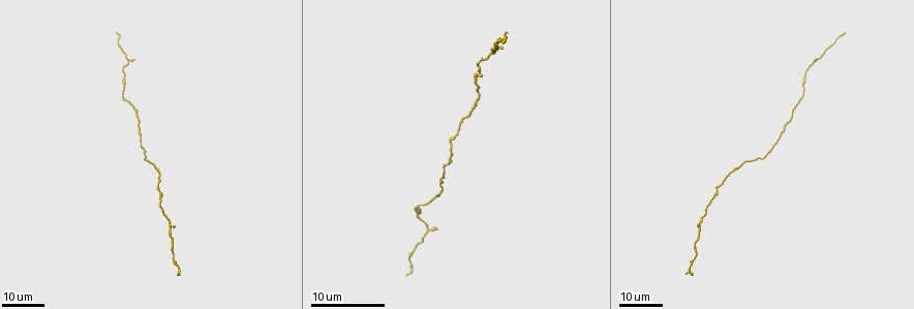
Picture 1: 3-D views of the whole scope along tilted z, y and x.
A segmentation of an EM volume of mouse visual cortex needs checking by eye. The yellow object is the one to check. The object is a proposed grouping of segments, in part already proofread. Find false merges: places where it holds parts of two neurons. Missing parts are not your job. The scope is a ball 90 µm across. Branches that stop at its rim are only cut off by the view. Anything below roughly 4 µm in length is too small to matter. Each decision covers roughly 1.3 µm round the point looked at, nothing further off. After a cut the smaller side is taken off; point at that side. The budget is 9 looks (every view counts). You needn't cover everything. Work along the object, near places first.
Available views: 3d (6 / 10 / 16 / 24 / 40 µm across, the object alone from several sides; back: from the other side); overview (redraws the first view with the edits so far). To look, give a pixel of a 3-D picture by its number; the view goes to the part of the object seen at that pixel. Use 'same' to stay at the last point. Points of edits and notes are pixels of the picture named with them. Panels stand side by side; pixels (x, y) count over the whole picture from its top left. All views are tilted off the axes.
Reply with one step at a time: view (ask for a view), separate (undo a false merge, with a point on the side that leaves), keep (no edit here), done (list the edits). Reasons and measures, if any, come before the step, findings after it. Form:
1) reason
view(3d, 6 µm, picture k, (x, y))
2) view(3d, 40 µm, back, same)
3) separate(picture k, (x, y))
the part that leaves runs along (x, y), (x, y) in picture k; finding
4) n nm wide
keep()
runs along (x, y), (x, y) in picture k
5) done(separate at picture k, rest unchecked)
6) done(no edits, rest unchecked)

view(3d, 16 µm, picture 1, (135, 116))

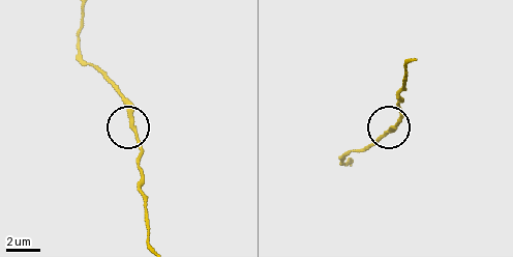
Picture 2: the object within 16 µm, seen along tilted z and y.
view(3d, 6 µm, picture 2, (131, 124))

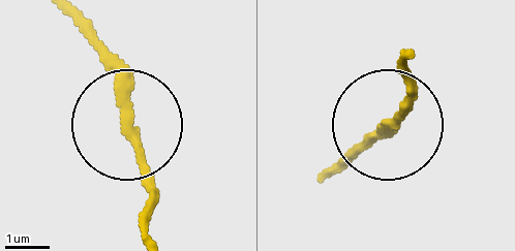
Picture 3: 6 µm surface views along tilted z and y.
keep()
runs along (409, 49), (405, 104), (366, 150) in picture 3; one neuron here

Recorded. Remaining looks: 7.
calibre changes
view(3d, 16 µm, picture 1, (801, 86))

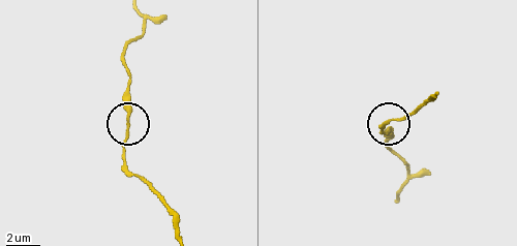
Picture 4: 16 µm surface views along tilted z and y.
closer look
view(3d, 6 µm, picture 4, (125, 124))

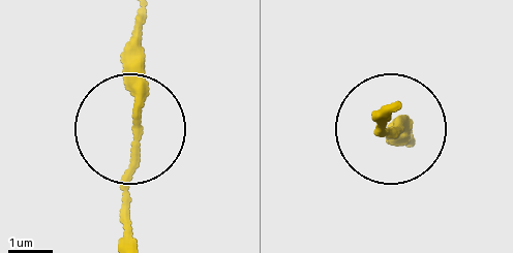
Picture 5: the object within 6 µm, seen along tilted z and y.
keep()
runs along (132, 242), (122, 219), (134, 23) in picture 5; continuous, no second neuron

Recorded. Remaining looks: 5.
three-way junction
view(3d, 24 µm, picture 1, (160, 190))

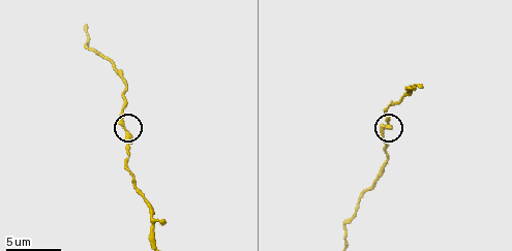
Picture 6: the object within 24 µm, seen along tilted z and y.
view(3d, 6 µm, picture 6, (127, 133))

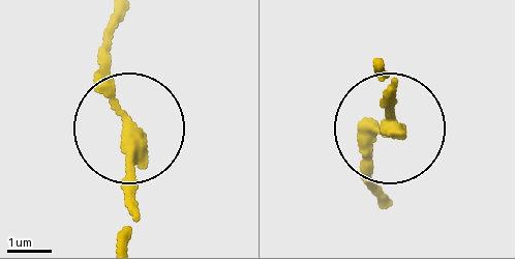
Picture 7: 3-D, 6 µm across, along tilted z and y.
keep()
runs along (114, 23), (110, 93), (131, 138), (126, 241) in picture 7; all the same neuron

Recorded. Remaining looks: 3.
sudden change in width
view(3d, 10 µm, picture 6, (405, 96))

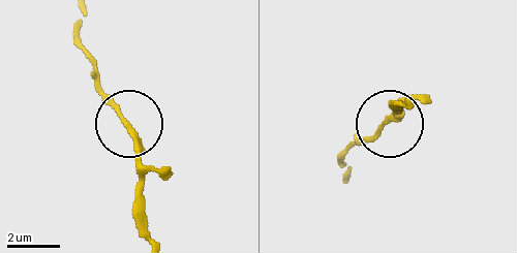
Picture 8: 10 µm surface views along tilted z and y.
keep()
runs along (80, 14), (100, 89), (152, 169) in picture 8; continuous, no second neuron

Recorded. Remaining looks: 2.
done(no edits, rest unchecked)

